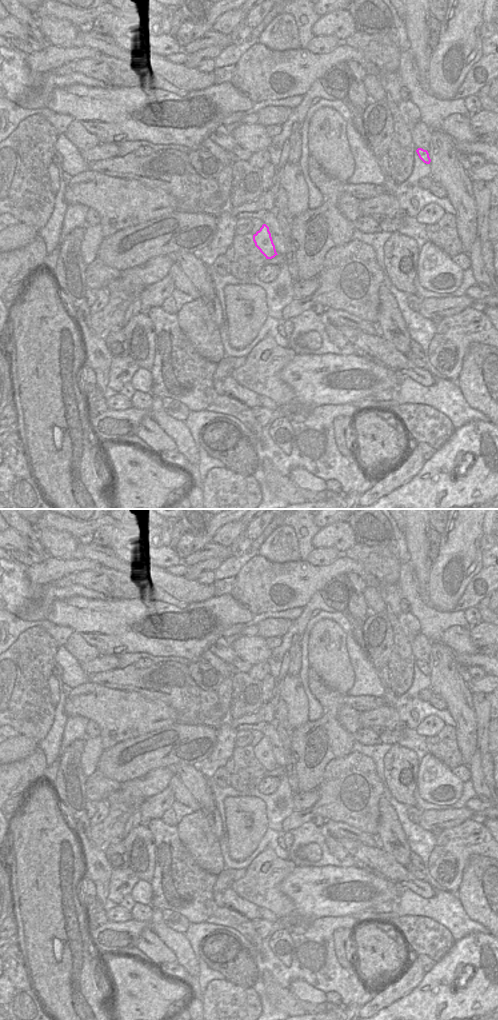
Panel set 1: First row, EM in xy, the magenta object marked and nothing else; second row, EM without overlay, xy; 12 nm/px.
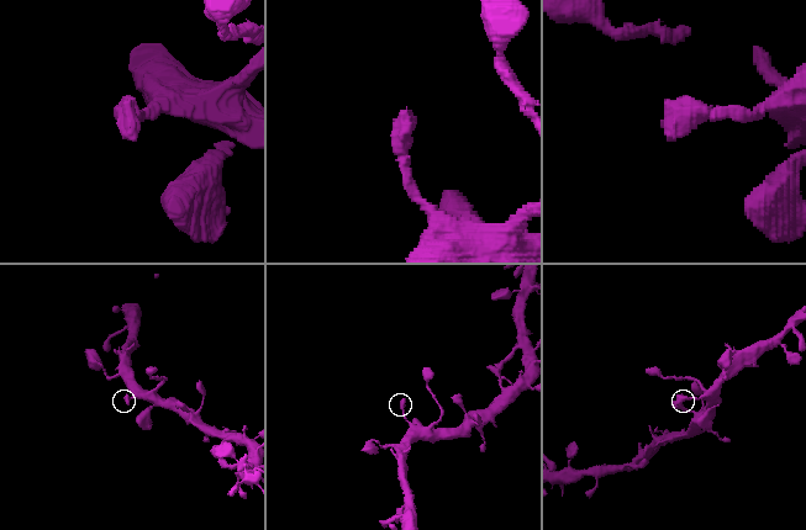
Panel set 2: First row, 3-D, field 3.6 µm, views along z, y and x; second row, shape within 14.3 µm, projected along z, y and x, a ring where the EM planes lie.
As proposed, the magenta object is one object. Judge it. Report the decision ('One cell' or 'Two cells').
One cell

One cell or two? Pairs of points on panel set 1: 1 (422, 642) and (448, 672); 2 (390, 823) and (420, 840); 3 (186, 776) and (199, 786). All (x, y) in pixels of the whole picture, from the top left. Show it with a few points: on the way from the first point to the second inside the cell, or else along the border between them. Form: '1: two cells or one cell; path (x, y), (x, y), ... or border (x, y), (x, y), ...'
1: two cells; border (431, 642), (431, 652), (427, 662)
2: two cells; border (394, 808), (408, 846), (412, 851)
3: one cell; path (189, 776), (196, 783)

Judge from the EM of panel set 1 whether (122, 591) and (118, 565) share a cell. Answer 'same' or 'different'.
different

